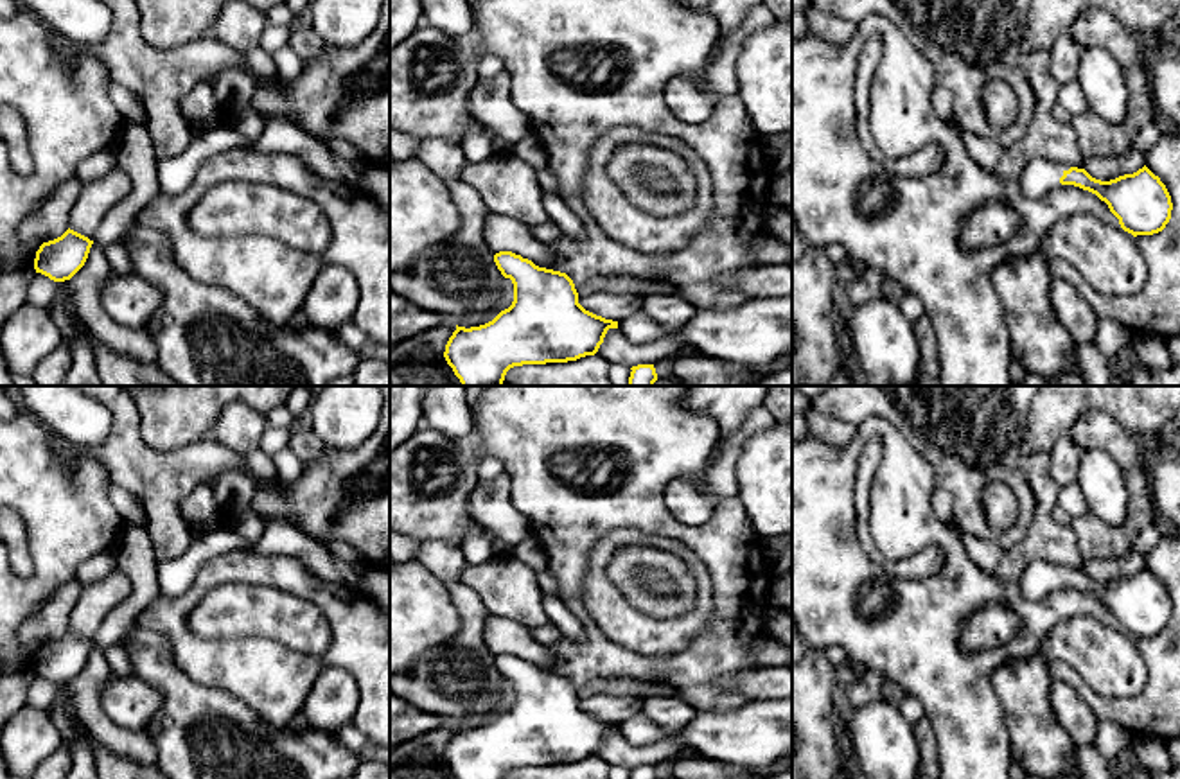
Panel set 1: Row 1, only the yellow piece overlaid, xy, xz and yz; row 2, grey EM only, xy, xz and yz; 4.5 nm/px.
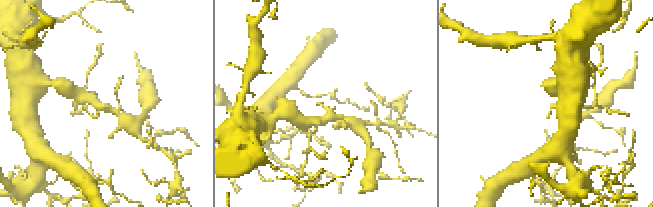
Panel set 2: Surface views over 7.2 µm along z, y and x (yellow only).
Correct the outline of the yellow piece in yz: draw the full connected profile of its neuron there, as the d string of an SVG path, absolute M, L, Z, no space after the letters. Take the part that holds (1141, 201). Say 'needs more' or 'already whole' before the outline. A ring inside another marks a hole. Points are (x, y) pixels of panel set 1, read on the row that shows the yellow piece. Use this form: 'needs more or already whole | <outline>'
needs more | M1035 158L1018 176L1018 187L1026 197L1042 197L1061 185L1096 194L1119 219L1121 228L1133 237L1158 233L1171 219L1171 196L1146 165L1133 174L1101 181L1085 169Z

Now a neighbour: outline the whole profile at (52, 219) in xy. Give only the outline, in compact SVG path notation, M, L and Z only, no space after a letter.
M75 176L59 185L40 212L22 224L22 242L43 244L61 237L70 226L70 214L81 190L83 183Z

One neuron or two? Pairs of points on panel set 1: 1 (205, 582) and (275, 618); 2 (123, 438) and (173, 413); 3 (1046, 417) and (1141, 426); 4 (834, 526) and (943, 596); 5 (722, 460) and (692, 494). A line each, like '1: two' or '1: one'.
1: two
2: two
3: one
4: one
5: one

